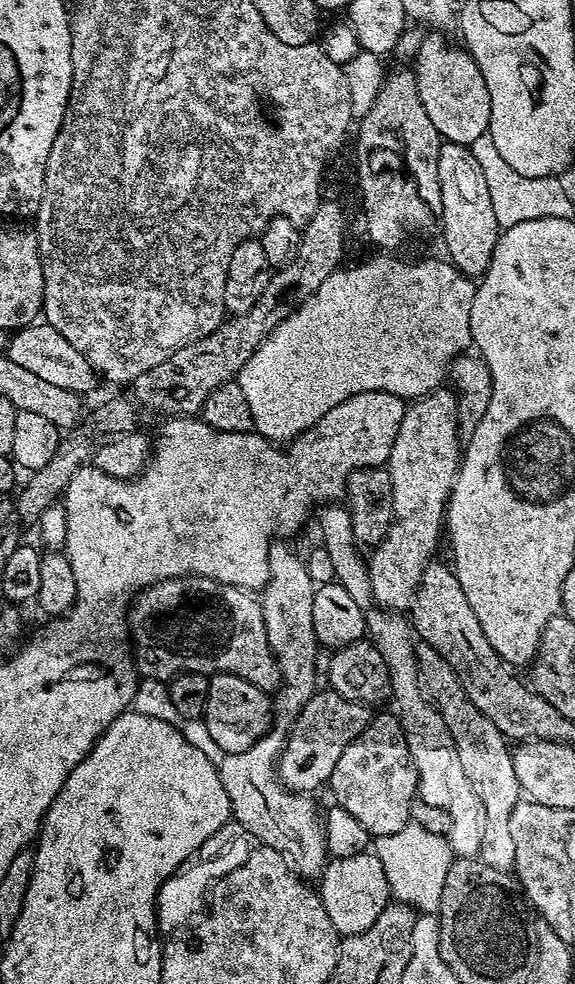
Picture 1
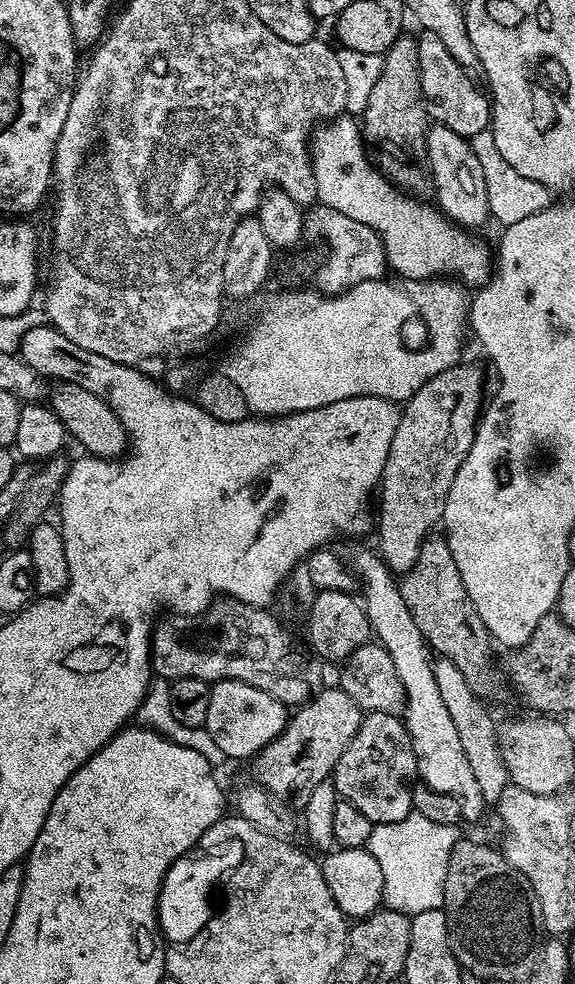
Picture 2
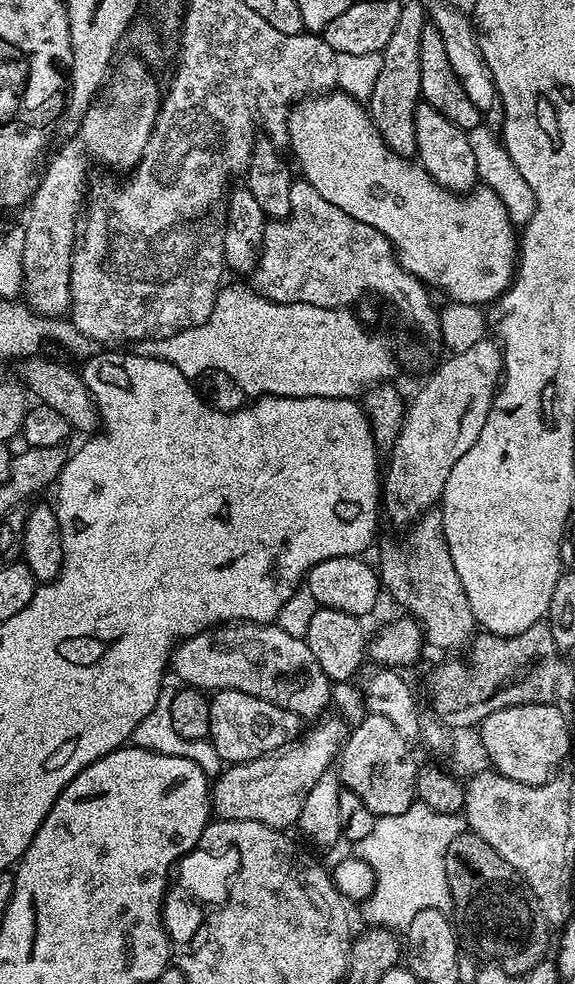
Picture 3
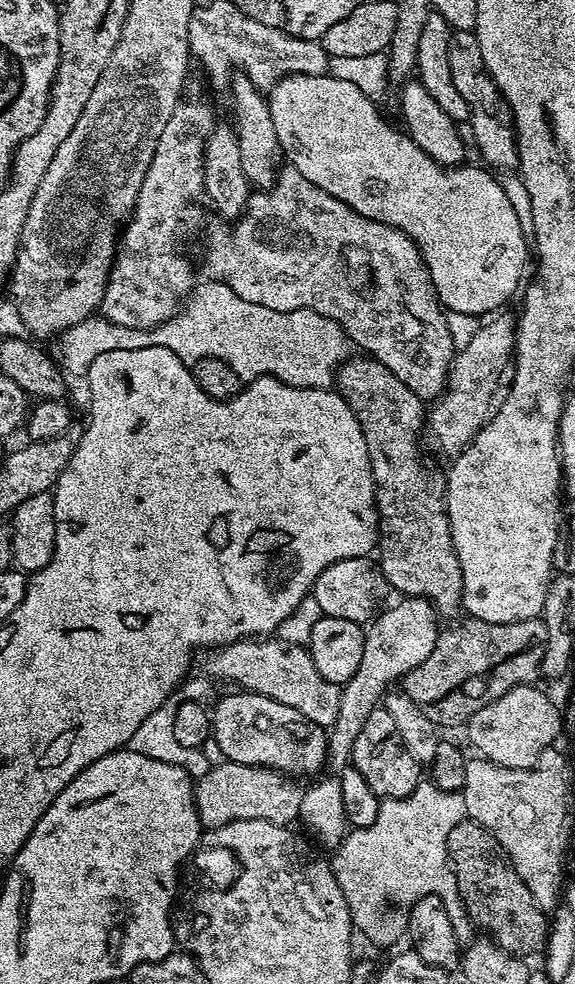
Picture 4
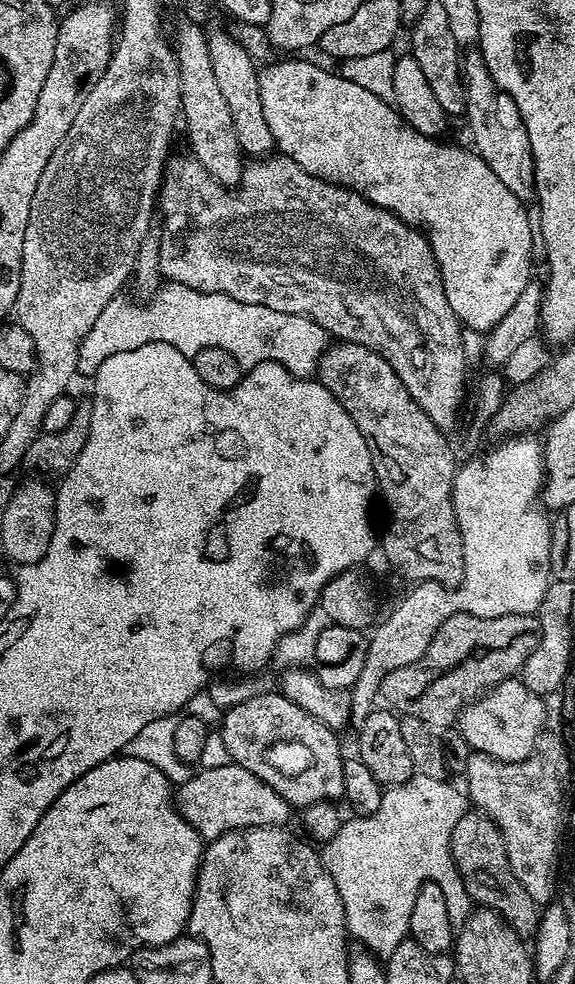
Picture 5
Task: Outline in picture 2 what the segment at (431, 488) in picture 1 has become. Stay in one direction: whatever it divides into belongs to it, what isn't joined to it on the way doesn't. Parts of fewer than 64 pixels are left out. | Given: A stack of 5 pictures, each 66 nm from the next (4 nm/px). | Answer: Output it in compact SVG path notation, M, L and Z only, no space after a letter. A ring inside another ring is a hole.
M461 362L454 365L453 368L442 370L442 374L438 374L434 378L430 378L430 382L426 382L420 389L403 405L400 414L400 425L398 430L394 430L394 442L390 442L390 454L386 454L386 466L383 474L380 475L378 485L378 500L380 496L380 548L378 547L378 555L393 573L403 574L407 572L410 566L414 566L414 562L418 558L418 550L428 539L432 528L441 523L444 519L444 507L446 506L446 498L450 494L450 486L454 482L454 474L458 474L458 466L462 466L462 462L466 458L466 454L470 450L470 446L476 437L476 426L482 415L482 405L486 400L486 392L484 396L484 372L476 364L467 364Z

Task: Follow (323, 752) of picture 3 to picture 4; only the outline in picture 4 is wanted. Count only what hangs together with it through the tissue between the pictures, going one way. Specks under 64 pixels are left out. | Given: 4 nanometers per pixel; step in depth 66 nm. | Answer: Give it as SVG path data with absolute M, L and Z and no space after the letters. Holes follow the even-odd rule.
M219 762L204 777L194 784L196 813L201 825L211 830L221 828L230 822L261 820L292 826L299 821L301 786L292 778L285 778L271 768L259 768L249 764Z

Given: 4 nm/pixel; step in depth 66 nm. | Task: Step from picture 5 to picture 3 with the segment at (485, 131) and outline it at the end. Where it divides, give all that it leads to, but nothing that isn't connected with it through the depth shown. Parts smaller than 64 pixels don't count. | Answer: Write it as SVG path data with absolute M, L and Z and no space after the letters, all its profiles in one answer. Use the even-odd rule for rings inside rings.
M436 2L433 8L429 7L426 16L431 27L436 28L438 34L442 34L442 42L446 46L446 59L450 61L450 67L459 78L462 90L466 90L470 102L474 102L474 106L480 108L483 119L489 125L503 125L504 104L500 101L496 83L486 66L486 58L480 49L480 38L473 21L465 13L459 12L457 8L451 8L442 2Z

